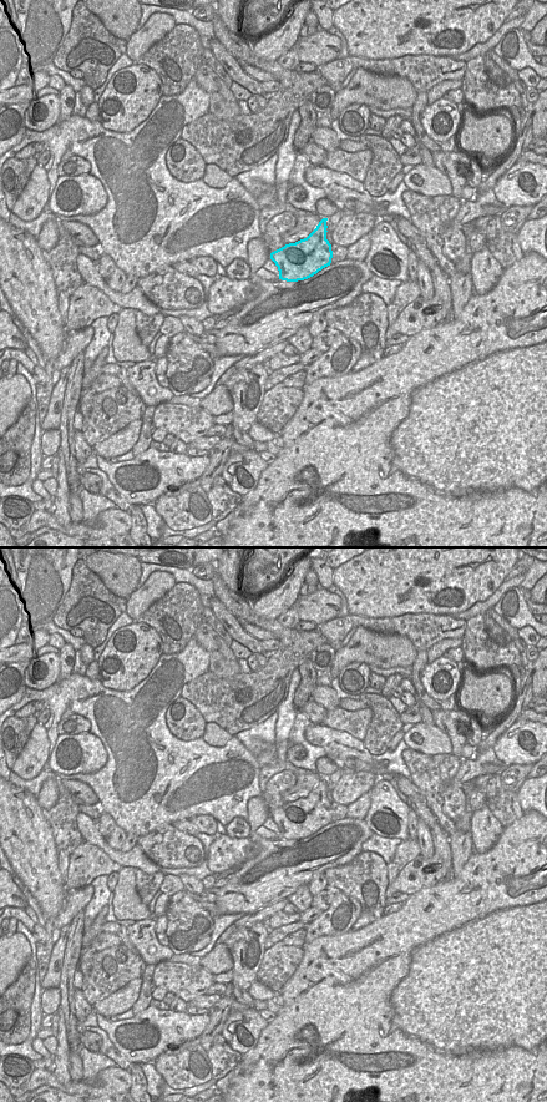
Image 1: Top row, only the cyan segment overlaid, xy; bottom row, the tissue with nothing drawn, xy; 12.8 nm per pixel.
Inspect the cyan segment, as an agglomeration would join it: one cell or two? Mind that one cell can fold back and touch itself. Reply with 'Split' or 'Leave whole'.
Leave whole

